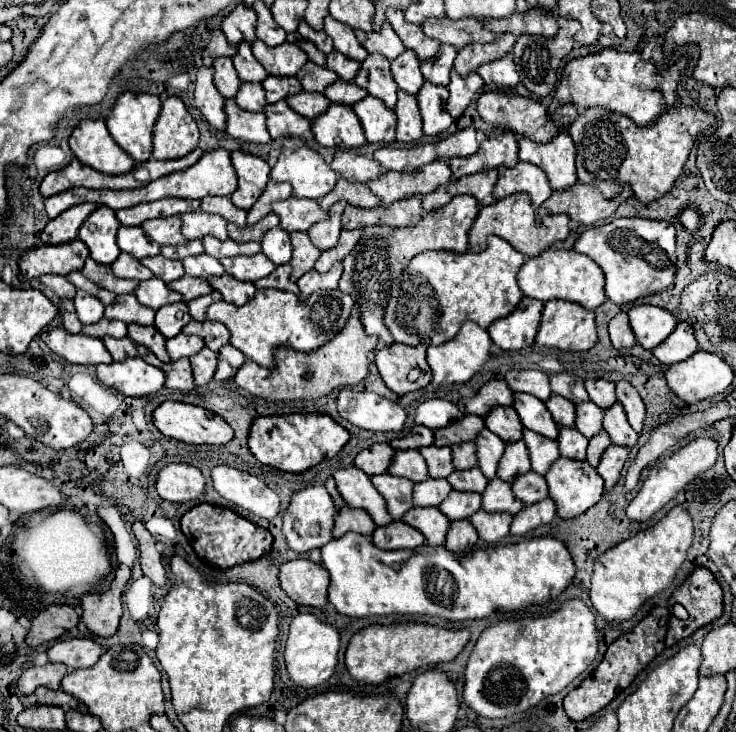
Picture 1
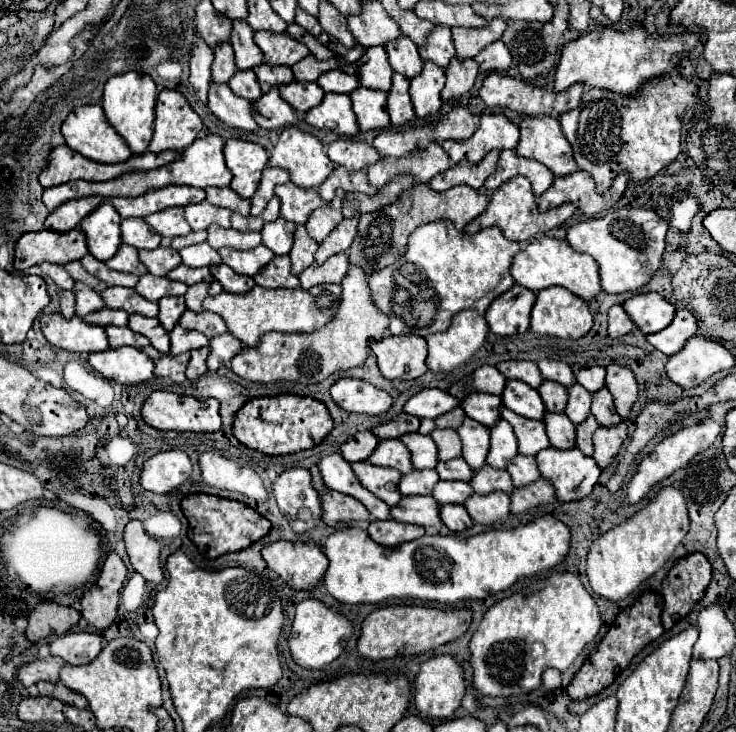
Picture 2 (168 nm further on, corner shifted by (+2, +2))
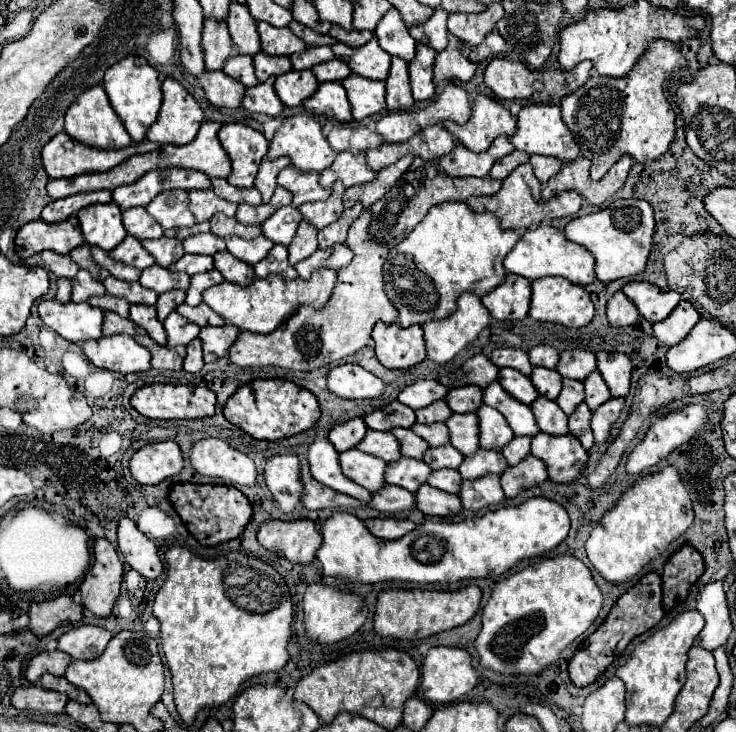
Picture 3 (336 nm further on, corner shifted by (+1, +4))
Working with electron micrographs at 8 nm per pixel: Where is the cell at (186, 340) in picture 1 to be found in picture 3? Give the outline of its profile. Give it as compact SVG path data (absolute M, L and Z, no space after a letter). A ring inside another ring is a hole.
M177 311L169 313L169 317L163 321L165 331L167 331L167 345L189 345L197 335L199 335L199 325L187 321L181 317Z

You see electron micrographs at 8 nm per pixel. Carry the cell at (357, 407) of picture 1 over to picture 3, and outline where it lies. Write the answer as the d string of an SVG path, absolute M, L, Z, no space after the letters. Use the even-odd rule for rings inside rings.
M339 365L329 371L327 389L345 399L371 399L383 393L383 381L361 365Z

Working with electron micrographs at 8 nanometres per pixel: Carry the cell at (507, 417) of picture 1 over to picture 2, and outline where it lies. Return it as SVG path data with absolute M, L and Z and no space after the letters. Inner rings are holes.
M472 393L460 405L470 419L478 419L478 423L486 427L494 427L500 421L502 399L498 395L474 395Z

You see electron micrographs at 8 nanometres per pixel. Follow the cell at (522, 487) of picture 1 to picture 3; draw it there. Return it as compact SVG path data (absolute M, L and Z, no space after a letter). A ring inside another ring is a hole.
M513 437L505 447L503 447L503 455L507 459L509 465L517 465L519 461L523 461L523 457L529 455L529 445L531 445L531 437Z

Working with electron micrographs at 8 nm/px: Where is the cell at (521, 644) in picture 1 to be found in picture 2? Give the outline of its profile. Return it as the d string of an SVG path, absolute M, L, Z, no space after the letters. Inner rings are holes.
M554 573L530 585L528 591L532 593L514 593L494 603L470 639L472 685L482 695L512 697L538 689L542 685L542 673L548 667L566 671L600 629L596 601L576 575ZM536 641L542 643L546 651L542 657L532 659L528 649Z

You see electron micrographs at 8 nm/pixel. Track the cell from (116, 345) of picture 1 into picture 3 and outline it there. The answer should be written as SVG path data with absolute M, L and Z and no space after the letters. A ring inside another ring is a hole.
M105 311L105 319L103 319L103 335L117 335L117 333L127 333L131 337L145 333L143 327L135 325L131 319L119 317L113 311Z

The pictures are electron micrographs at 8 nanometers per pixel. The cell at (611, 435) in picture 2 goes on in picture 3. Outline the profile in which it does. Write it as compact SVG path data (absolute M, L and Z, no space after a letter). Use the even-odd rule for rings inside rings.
M611 397L605 405L599 405L599 409L593 411L591 415L591 429L595 433L595 441L603 443L609 437L611 425L617 421L619 413L623 407L623 399L621 397Z

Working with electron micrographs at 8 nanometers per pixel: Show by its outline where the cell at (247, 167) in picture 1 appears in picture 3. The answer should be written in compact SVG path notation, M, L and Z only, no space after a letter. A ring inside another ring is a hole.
M227 123L219 129L219 141L233 161L233 171L227 181L235 187L253 187L259 163L267 153L267 139L261 131L255 131L241 123Z

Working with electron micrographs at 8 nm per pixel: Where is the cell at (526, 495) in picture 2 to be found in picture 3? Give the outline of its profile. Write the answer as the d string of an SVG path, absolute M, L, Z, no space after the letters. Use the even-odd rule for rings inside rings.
M527 455L521 463L507 467L507 471L503 471L501 487L507 497L515 497L521 489L533 487L545 479L547 479L547 471L543 461L533 455Z

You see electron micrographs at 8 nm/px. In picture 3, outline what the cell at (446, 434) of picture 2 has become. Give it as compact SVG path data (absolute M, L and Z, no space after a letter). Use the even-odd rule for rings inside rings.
M415 423L411 429L413 429L419 437L423 437L423 439L429 443L429 447L439 447L439 445L449 443L449 433L447 433L445 423L431 423L431 425Z

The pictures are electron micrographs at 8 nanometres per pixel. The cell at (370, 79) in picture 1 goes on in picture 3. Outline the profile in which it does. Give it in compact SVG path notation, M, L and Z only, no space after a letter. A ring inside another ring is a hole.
M375 37L363 47L347 47L345 43L337 41L333 53L337 59L345 61L351 67L351 71L357 75L363 75L367 79L377 79L377 81L387 79L391 55L383 53Z

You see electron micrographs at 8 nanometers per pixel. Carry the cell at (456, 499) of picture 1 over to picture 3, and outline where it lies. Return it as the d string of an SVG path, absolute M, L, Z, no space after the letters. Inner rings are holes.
M439 469L433 471L427 479L427 483L435 489L447 491L447 493L459 493L459 485L461 485L461 475L457 469Z

